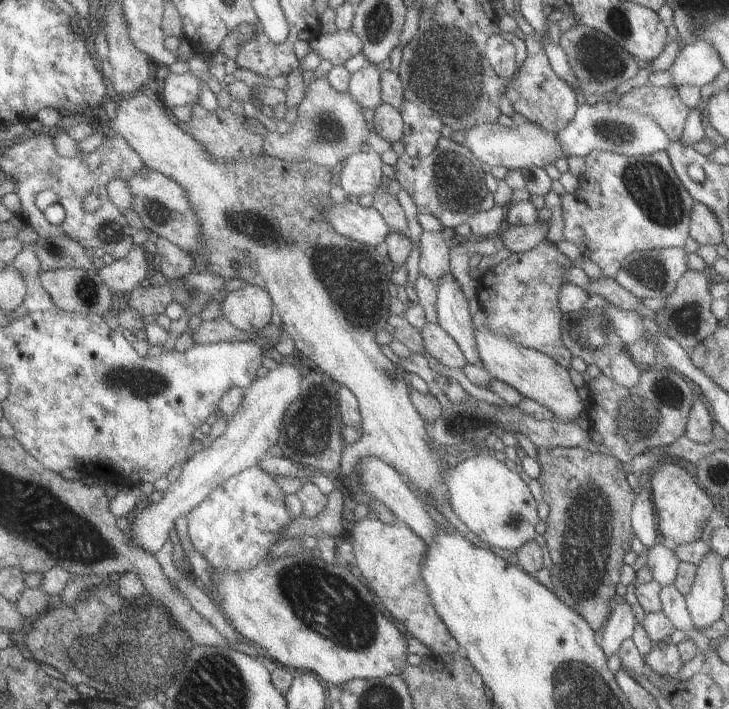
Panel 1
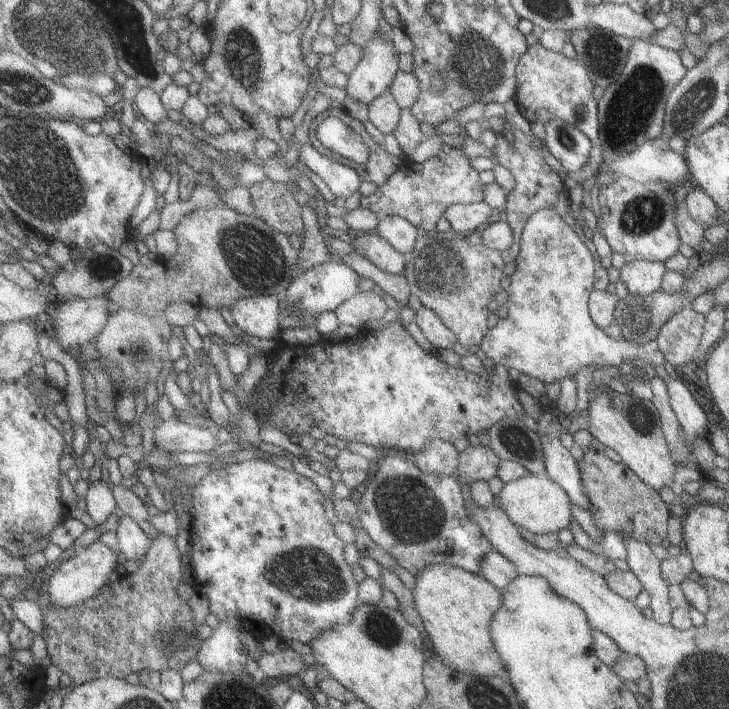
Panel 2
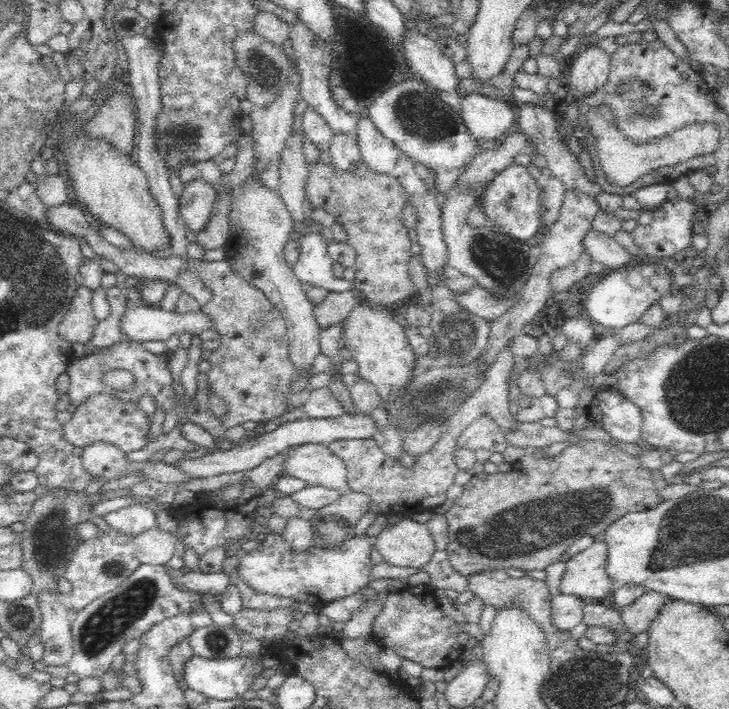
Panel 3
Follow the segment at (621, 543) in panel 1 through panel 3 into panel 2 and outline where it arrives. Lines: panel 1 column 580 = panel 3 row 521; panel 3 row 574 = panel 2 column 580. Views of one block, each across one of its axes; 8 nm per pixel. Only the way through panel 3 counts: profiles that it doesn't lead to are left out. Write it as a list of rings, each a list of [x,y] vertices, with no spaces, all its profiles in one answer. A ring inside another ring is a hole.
[[[593,438],[589,448],[581,460],[575,459],[575,466],[579,468],[581,476],[581,488],[585,492],[585,500],[589,500],[590,518],[602,536],[608,531],[613,531],[620,535],[621,539],[631,536],[635,540],[641,540],[647,545],[659,545],[665,539],[666,521],[671,515],[667,505],[661,501],[659,494],[653,488],[647,487],[633,472],[629,471],[622,463],[610,458],[608,451]]]

